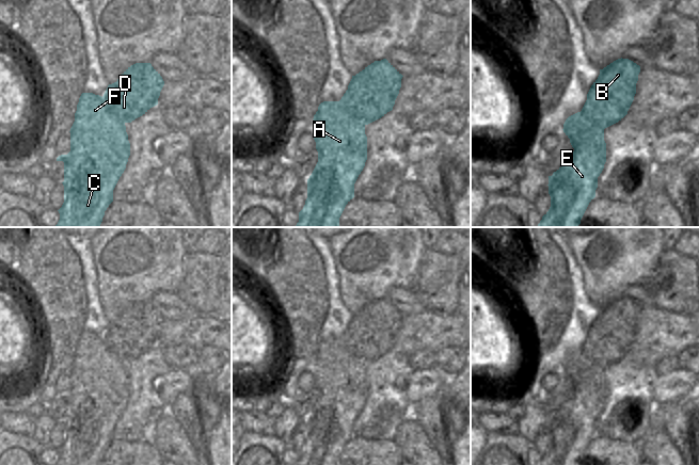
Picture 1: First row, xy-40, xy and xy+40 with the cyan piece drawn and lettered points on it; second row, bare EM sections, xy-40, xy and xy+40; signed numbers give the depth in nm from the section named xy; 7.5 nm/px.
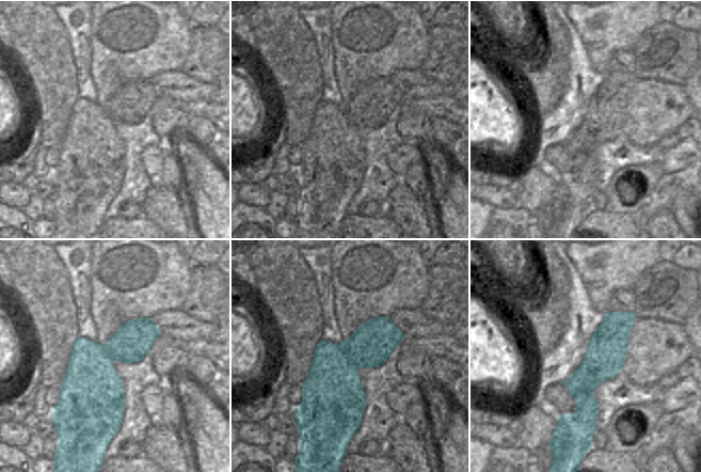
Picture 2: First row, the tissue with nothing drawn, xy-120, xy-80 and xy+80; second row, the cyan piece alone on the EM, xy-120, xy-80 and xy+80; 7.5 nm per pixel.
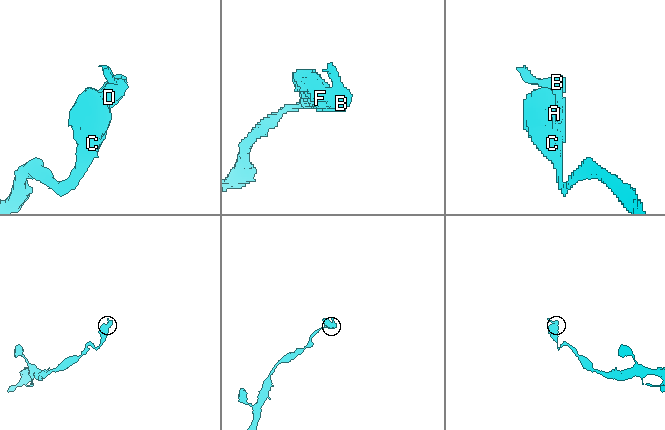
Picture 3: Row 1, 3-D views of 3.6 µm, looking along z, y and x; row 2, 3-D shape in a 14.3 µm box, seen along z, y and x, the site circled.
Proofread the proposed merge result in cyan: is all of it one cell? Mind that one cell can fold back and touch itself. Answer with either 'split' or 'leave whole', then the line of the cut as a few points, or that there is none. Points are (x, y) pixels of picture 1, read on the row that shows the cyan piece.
split; cut xy-40 (101, 97), (105, 105), (124, 124)

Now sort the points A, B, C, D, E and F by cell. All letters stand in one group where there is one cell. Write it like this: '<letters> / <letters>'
A C E F / B D

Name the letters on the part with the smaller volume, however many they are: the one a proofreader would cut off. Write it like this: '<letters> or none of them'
B, D

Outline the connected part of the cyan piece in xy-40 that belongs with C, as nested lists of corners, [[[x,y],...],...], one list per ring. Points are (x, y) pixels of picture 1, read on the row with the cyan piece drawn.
[[[82,93],[69,132],[70,151],[57,158],[57,161],[64,162],[64,203],[58,210],[60,220],[55,227],[100,227],[130,156],[126,126],[105,105],[101,96]]]

